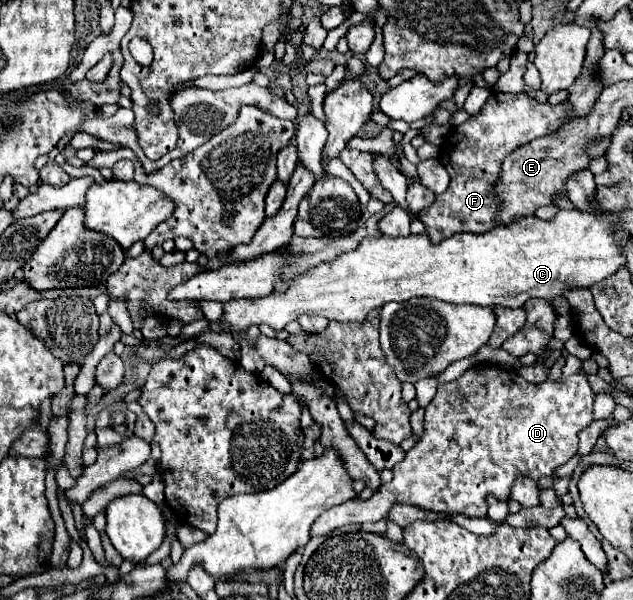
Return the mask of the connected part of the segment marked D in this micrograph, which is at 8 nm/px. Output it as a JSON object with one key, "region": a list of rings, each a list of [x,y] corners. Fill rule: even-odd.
{"region":[[[477,364],[461,378],[439,386],[435,398],[425,408],[425,434],[421,442],[393,466],[393,480],[383,484],[381,492],[375,492],[369,500],[349,500],[325,512],[325,516],[313,524],[311,538],[325,536],[331,530],[349,524],[377,522],[387,516],[391,502],[415,504],[433,512],[483,518],[489,508],[487,498],[509,500],[511,486],[519,476],[529,476],[535,482],[539,478],[557,480],[557,468],[577,454],[577,432],[593,422],[593,400],[595,392],[591,390],[589,380],[581,374],[567,376],[565,382],[545,380],[541,384],[531,384],[517,372],[509,372],[497,364]]]}

